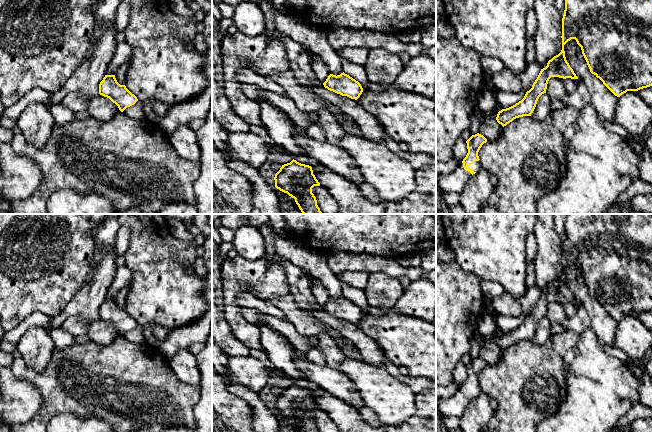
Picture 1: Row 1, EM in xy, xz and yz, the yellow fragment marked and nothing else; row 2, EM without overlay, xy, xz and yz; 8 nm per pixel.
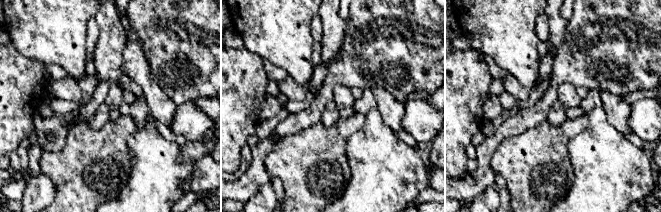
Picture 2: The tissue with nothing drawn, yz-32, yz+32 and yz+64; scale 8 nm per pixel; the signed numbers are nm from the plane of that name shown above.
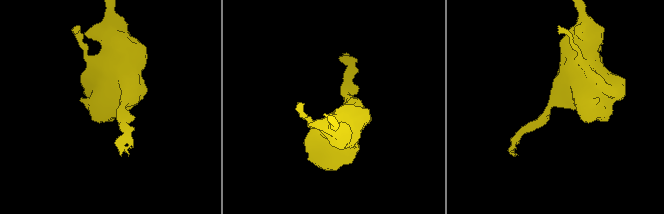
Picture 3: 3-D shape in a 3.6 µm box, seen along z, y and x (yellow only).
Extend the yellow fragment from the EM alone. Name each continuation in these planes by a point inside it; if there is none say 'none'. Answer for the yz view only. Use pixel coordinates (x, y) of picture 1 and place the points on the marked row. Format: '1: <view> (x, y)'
1: yz (476, 166)

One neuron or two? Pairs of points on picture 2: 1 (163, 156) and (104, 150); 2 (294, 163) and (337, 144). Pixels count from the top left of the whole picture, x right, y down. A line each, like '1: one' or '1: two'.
1: two
2: one

